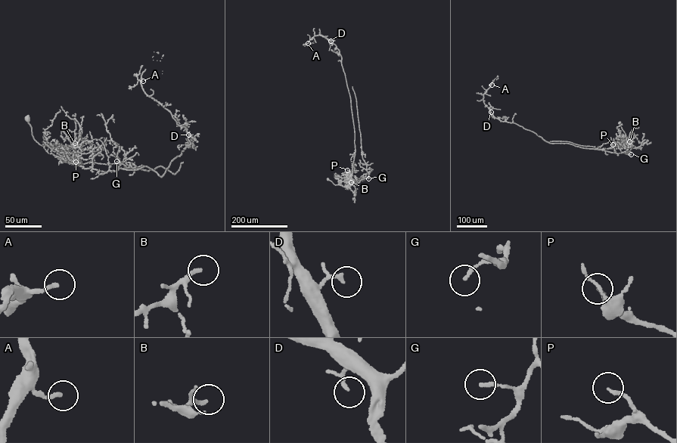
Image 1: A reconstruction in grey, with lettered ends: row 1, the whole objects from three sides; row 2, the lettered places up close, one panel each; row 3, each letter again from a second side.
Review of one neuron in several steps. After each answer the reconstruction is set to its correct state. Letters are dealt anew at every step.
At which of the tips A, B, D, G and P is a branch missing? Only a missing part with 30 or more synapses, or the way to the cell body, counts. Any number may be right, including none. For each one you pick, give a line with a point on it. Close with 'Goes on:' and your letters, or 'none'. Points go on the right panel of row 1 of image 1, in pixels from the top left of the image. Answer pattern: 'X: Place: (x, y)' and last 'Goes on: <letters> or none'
Goes on: none

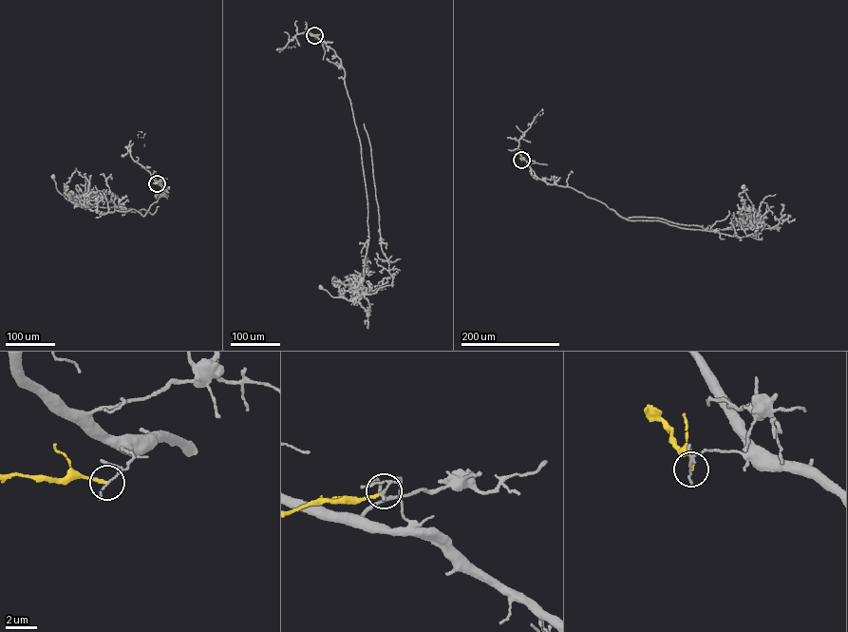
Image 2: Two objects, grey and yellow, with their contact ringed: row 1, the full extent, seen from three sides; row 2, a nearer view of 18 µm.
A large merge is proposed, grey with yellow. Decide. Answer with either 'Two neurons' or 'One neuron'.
Two neurons

